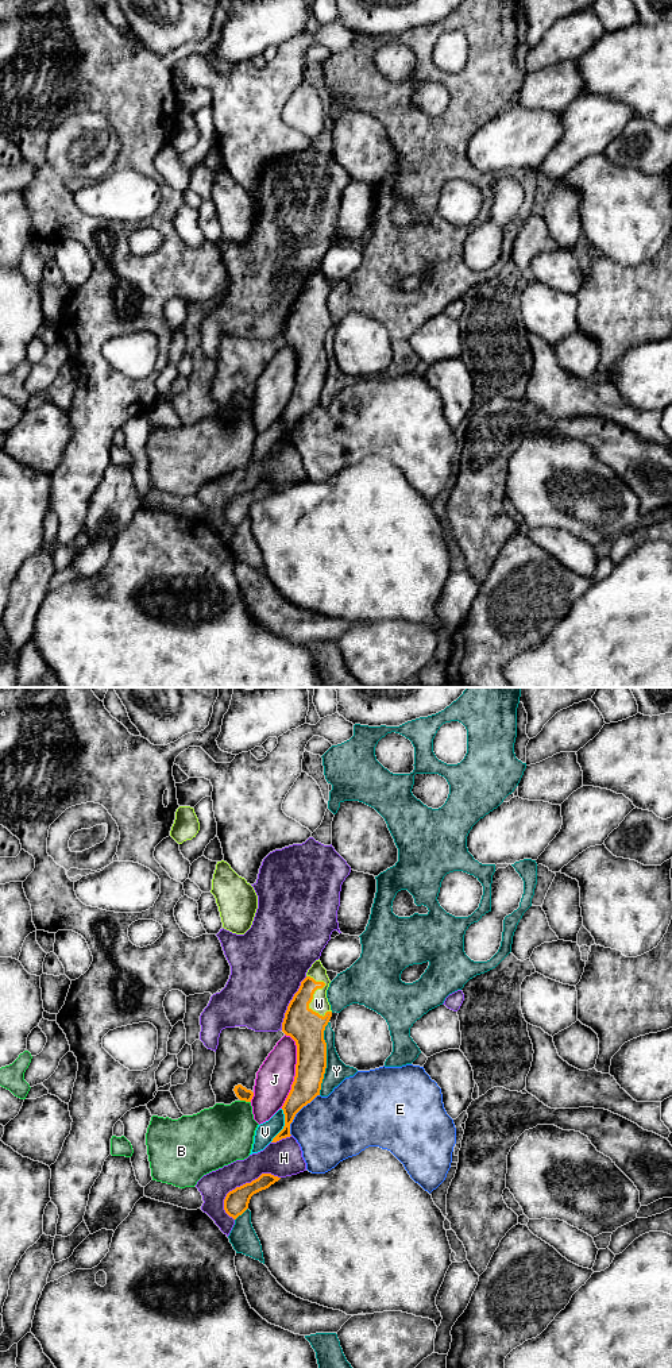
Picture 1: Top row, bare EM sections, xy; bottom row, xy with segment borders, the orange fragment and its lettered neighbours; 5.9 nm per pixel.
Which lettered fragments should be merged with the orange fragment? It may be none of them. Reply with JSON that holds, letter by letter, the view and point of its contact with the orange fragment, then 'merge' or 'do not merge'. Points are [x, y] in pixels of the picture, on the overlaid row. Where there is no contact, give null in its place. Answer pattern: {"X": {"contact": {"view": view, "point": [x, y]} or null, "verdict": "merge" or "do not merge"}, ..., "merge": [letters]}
{"B": {"contact": {"view": "xy", "point": [246, 1101]}, "verdict": "do not merge"}, "E": {"contact": {"view": "xy", "point": [297, 1112]}, "verdict": "do not merge"}, "H": {"contact": {"view": "xy", "point": [246, 1183]}, "verdict": "do not merge"}, "J": {"contact": {"view": "xy", "point": [296, 1070]}, "verdict": "do not merge"}, "V": {"contact": {"view": "xy", "point": [285, 1125]}, "verdict": "do not merge"}, "W": {"contact": {"view": "xy", "point": [315, 990]}, "verdict": "merge"}, "Y": {"contact": {"view": "xy", "point": [325, 1058]}, "verdict": "do not merge"}, "merge": ["W"]}

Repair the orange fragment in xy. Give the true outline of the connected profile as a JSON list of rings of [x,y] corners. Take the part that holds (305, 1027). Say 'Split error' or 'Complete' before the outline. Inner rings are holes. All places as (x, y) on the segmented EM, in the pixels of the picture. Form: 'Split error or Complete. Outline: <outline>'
Split error. Outline: [[[320,959],[316,960],[285,1013],[282,1032],[296,1041],[297,1064],[291,1090],[282,1106],[285,1126],[271,1142],[290,1137],[296,1114],[320,1095],[327,1068],[324,1030],[332,1017],[327,998],[329,983],[327,970]]]

